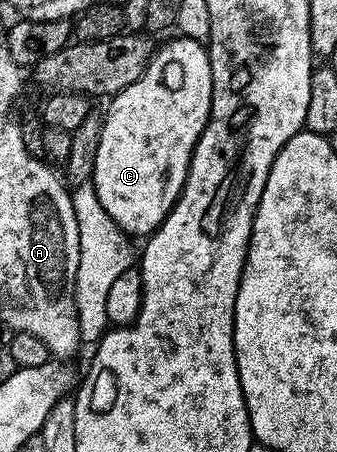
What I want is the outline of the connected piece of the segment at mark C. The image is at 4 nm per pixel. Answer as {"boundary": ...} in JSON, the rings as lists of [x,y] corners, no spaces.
{"boundary":[[[178,35],[175,38],[155,52],[150,66],[140,79],[136,79],[136,83],[109,98],[107,105],[110,106],[104,109],[100,147],[96,151],[92,178],[96,195],[114,222],[128,235],[139,239],[155,233],[178,202],[186,173],[190,170],[190,157],[204,127],[210,122],[212,67],[207,46],[190,37]]]}

